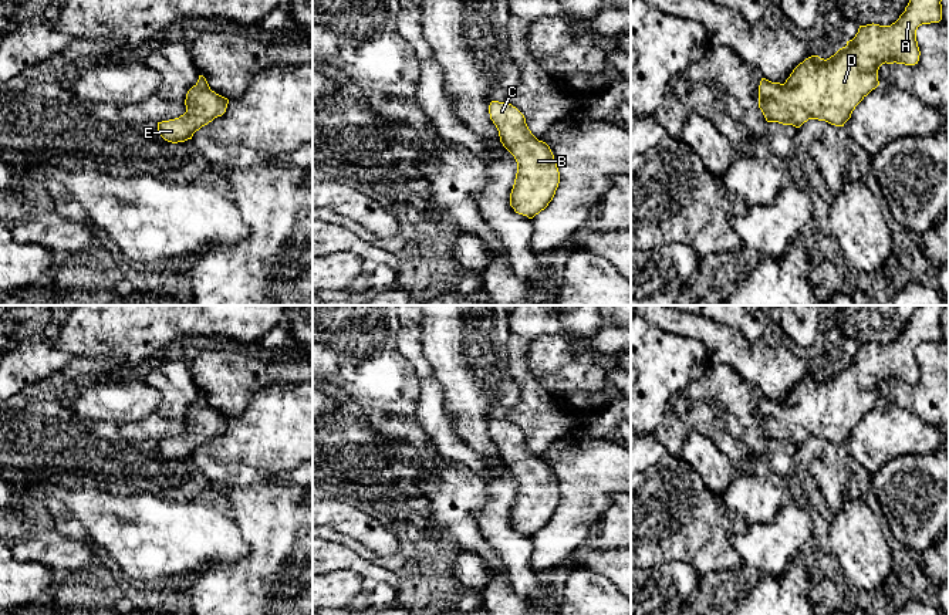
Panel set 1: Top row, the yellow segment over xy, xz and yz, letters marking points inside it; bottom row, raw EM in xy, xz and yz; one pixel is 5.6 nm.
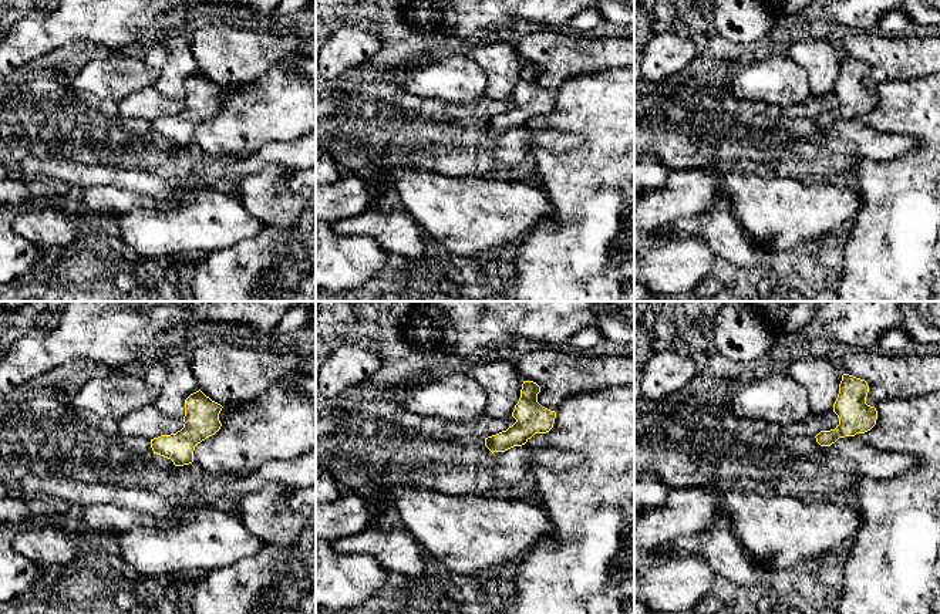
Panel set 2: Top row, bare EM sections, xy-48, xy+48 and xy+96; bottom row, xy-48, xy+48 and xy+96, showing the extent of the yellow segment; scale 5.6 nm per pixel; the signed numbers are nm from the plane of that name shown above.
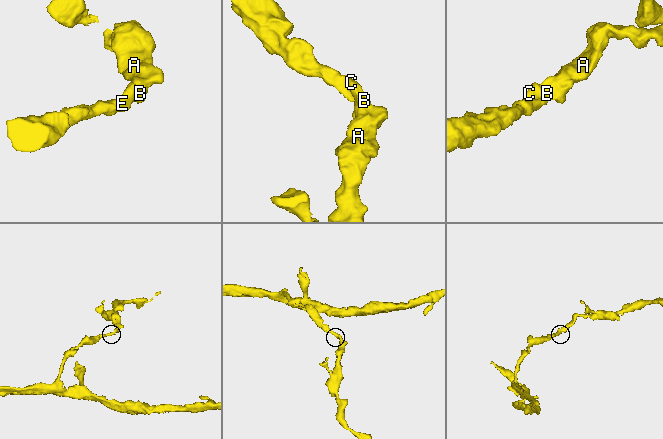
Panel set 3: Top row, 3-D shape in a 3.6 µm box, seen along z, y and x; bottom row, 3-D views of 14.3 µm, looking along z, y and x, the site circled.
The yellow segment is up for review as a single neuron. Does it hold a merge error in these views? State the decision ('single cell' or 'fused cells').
single cell

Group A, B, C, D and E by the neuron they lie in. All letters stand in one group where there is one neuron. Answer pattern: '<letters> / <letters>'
A B C D E

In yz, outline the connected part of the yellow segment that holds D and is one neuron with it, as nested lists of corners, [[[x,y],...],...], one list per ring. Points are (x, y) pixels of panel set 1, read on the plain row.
[[[919,305],[891,344],[859,344],[847,364],[824,378],[811,374],[784,402],[761,396],[759,426],[767,440],[800,446],[808,437],[844,445],[855,425],[879,403],[882,382],[919,379],[916,348],[942,338],[945,305]]]

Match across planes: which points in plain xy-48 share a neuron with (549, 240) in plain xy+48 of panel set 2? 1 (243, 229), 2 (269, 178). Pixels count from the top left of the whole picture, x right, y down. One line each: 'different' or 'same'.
1: different
2: same

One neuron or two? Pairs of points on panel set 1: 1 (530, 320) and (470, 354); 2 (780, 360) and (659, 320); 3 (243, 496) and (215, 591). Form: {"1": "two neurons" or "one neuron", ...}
{"1": "two neurons", "2": "one neuron", "3": "one neuron"}

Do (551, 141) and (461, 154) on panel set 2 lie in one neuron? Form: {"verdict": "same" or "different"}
{"verdict": "same"}

